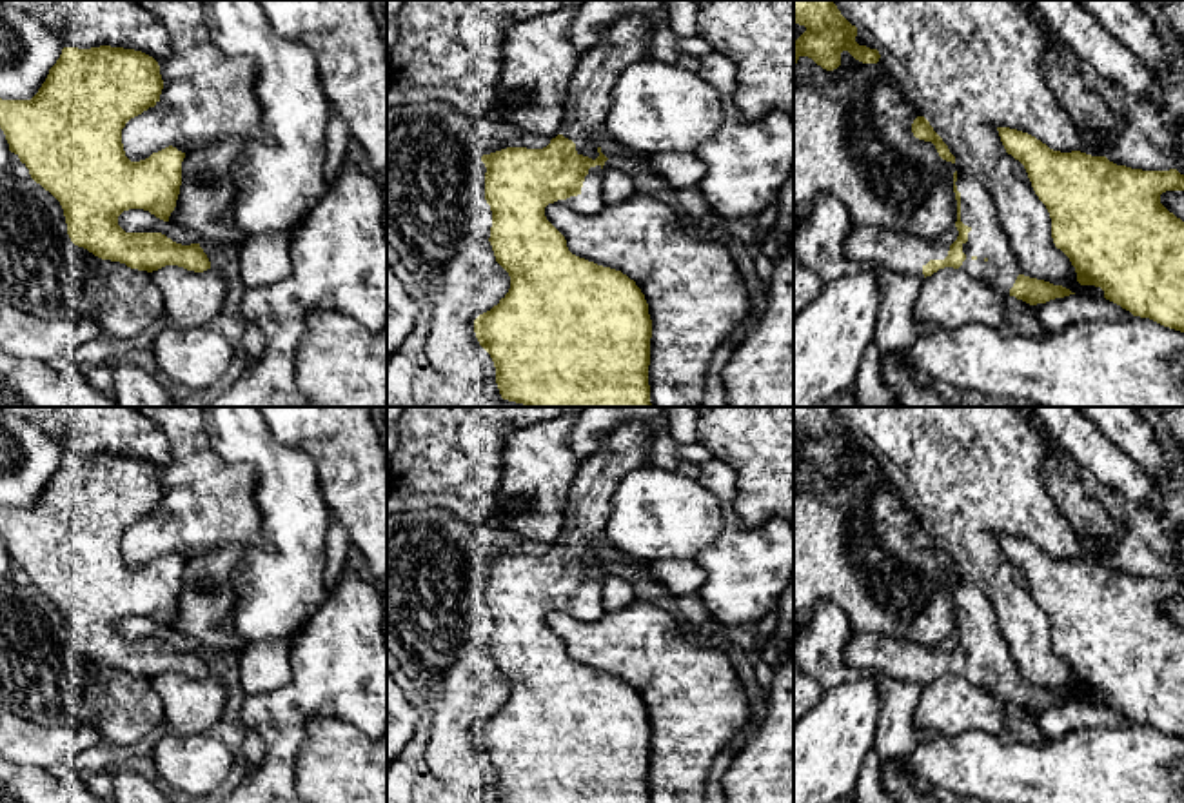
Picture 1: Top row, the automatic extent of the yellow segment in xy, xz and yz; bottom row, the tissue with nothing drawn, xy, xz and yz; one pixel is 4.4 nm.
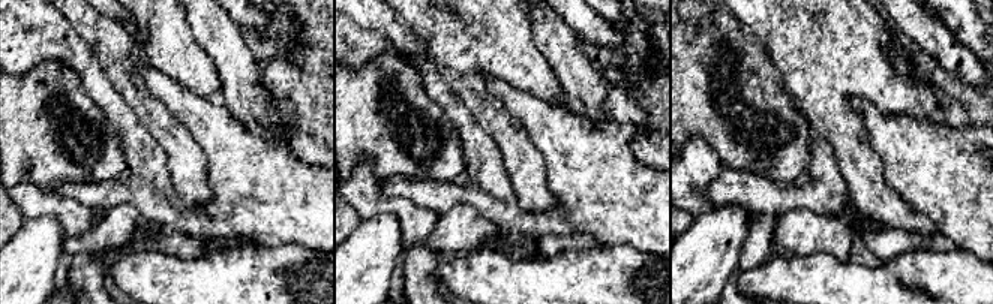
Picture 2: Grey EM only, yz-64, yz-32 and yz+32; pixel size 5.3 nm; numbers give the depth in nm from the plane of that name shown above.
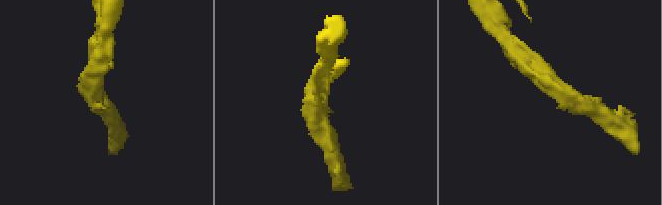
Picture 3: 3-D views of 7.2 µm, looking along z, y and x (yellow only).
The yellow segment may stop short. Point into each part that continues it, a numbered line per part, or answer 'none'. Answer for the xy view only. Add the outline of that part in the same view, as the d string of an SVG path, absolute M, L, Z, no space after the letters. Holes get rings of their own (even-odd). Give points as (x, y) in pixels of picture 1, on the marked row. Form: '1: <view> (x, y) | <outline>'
none

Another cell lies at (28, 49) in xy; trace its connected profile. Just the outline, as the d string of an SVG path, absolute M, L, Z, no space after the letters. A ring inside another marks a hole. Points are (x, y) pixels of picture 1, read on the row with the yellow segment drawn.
M0 4L0 98L31 100L62 49L38 18Z

